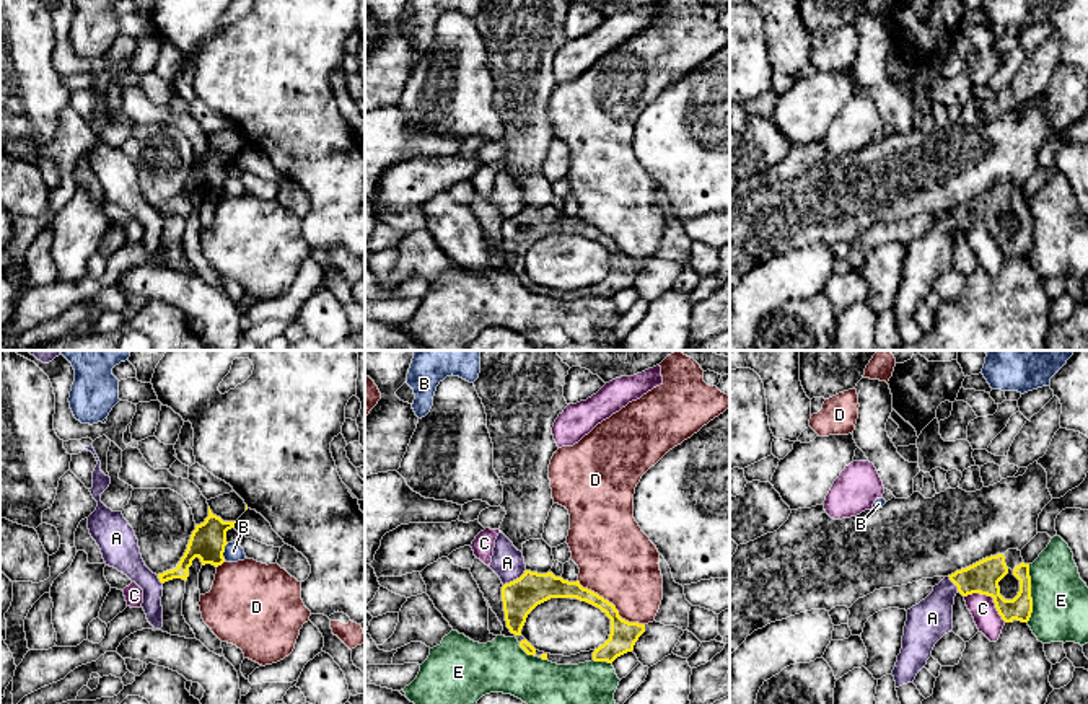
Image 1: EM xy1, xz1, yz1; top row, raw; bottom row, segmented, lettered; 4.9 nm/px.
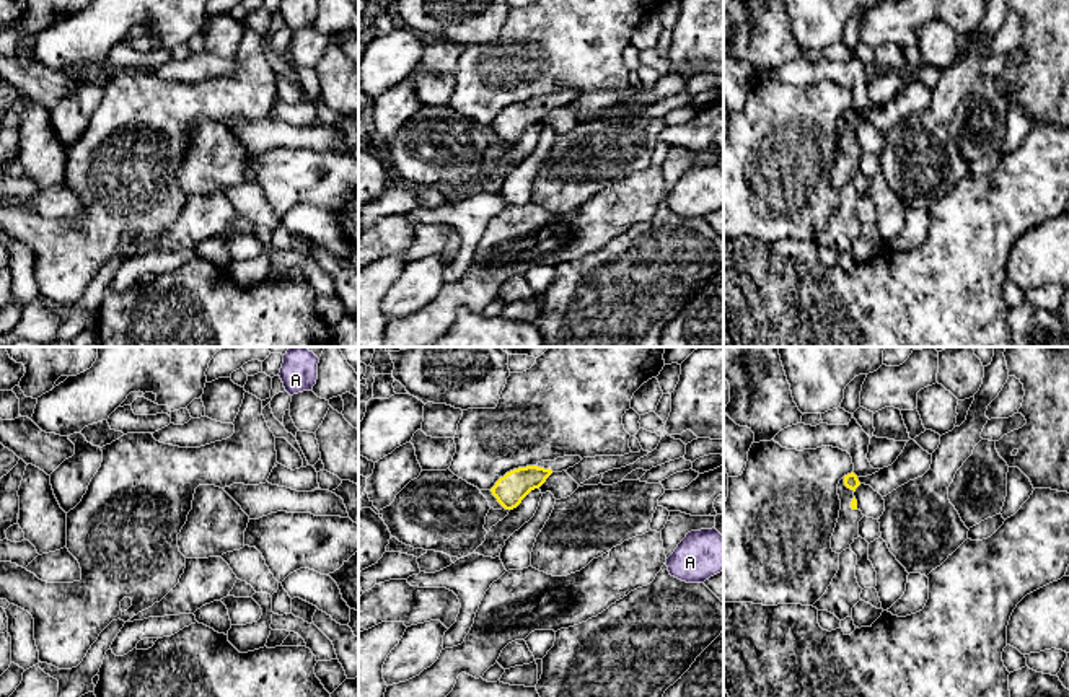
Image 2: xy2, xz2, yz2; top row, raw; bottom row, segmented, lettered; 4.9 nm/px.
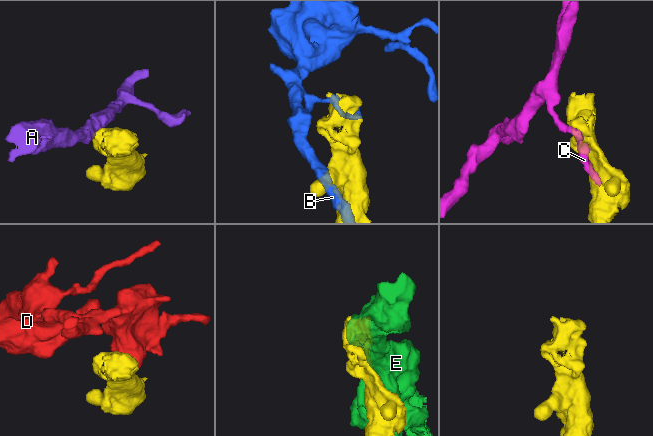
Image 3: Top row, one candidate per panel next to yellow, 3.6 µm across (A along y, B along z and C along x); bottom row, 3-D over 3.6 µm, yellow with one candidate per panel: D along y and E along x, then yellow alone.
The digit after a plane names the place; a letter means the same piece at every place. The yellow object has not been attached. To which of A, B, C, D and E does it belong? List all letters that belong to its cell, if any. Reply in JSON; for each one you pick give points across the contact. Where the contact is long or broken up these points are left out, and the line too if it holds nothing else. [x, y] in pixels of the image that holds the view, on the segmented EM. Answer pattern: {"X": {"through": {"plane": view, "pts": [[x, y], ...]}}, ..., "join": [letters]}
{"join": []}

